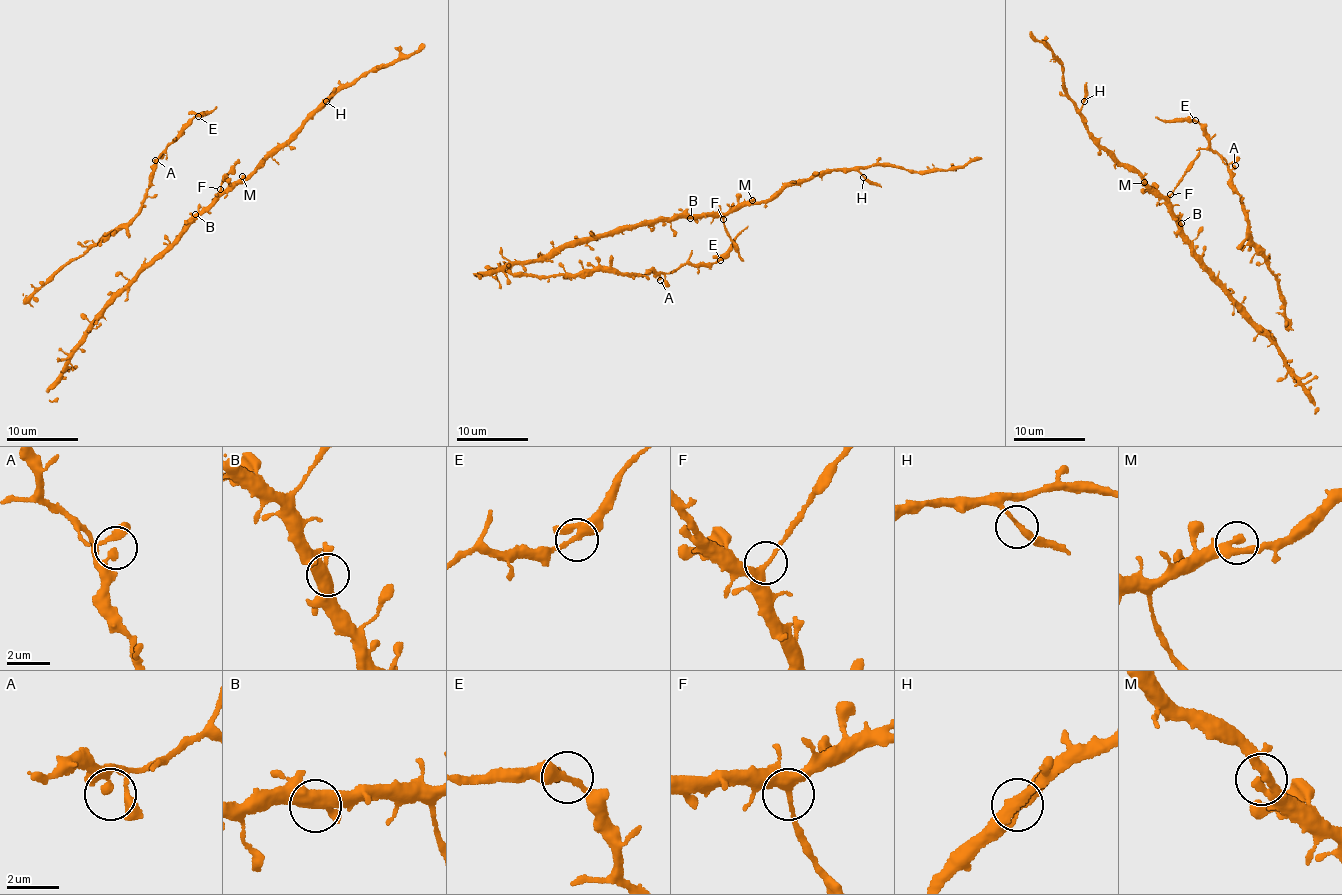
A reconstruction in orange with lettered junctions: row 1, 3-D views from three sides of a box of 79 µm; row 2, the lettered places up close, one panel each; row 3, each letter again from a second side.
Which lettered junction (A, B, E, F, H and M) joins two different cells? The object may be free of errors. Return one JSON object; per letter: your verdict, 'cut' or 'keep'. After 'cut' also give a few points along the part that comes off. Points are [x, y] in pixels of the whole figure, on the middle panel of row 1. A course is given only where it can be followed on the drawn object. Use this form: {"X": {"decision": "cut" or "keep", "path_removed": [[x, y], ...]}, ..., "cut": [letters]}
{"A": {"decision": "keep"}, "B": {"decision": "keep"}, "E": {"decision": "keep"}, "F": {"decision": "cut", "path_removed": [[723, 219], [728, 235], [743, 261]]}, "H": {"decision": "keep"}, "M": {"decision": "keep"}, "cut": ["F"]}

